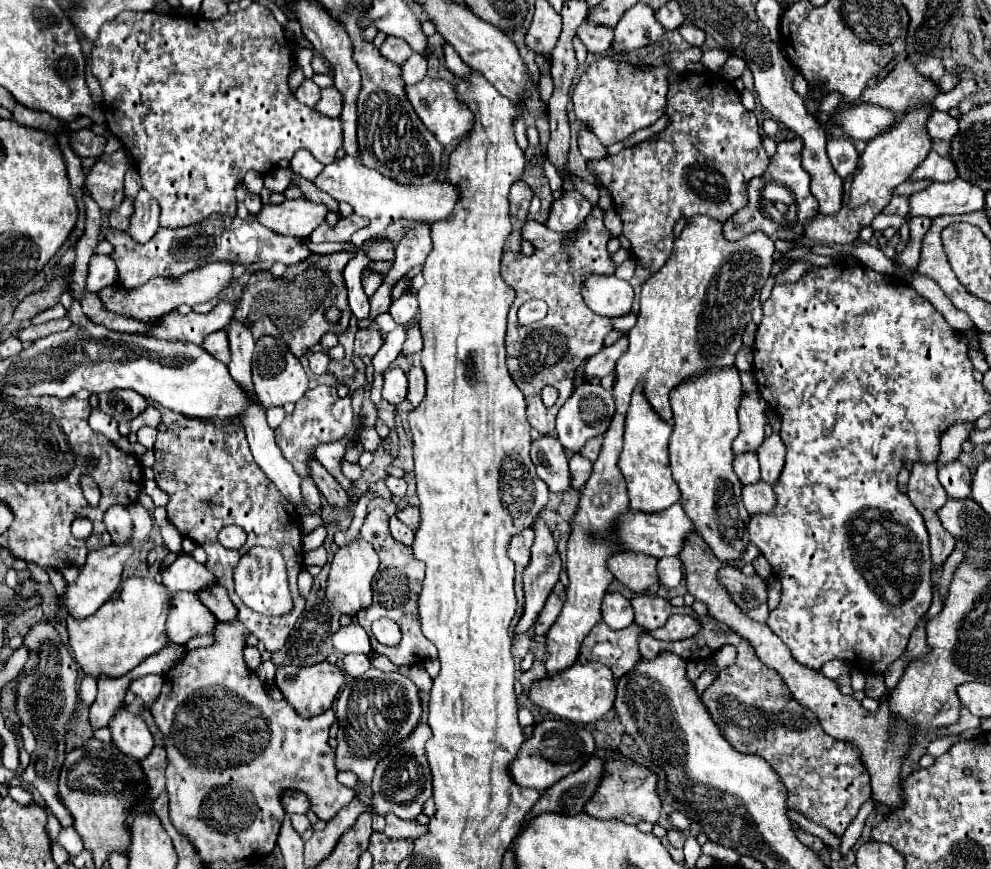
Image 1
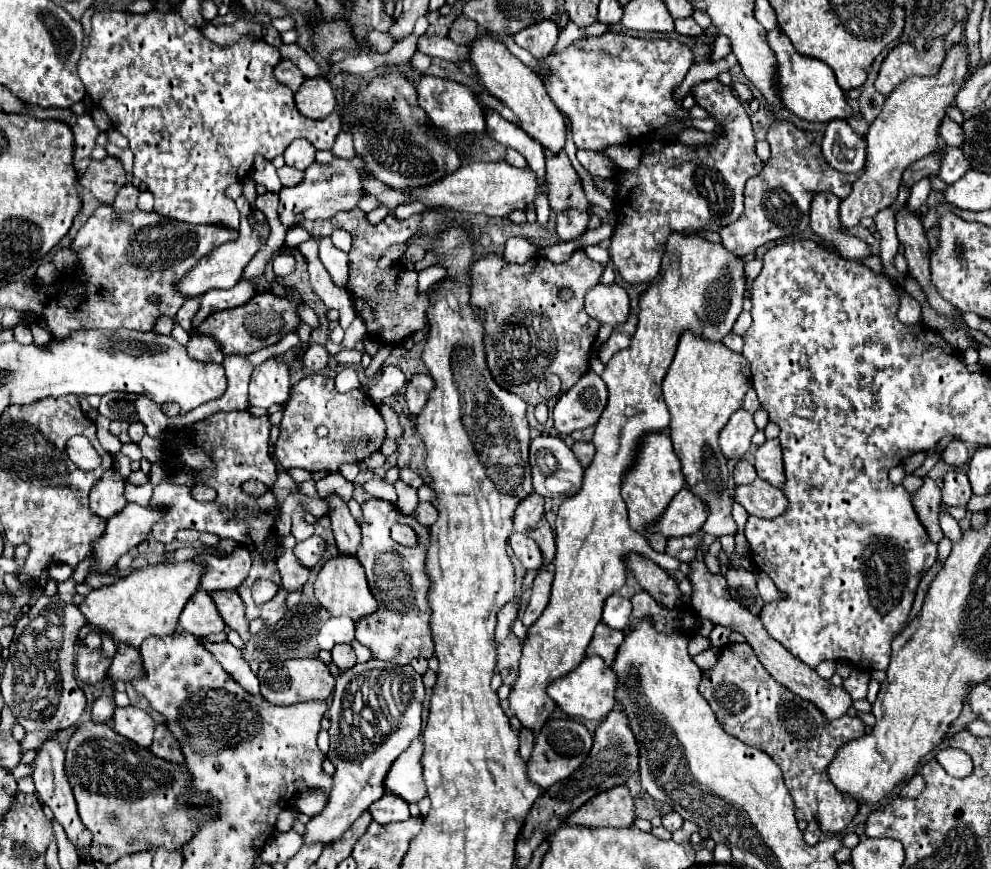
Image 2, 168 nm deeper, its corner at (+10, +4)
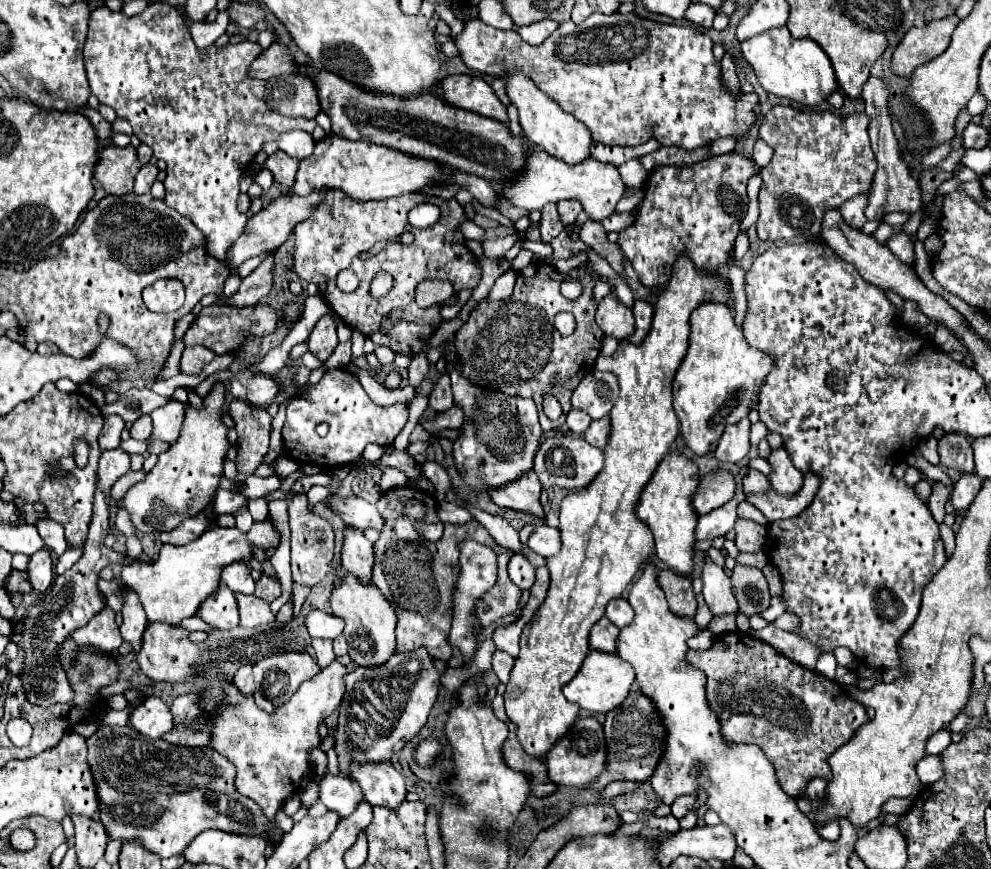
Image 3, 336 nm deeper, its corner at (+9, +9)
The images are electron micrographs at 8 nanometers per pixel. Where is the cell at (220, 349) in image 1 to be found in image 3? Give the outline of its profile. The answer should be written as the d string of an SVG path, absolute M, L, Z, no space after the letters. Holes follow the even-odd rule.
M201 346L185 348L185 352L181 356L181 370L185 374L199 374L213 358L215 358L215 354L209 352L207 348L201 348Z

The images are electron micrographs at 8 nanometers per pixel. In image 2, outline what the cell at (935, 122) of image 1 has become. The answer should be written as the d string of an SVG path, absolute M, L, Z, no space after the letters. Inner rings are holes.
M944 119L940 125L940 137L946 145L950 147L962 147L964 143L964 131L958 123L954 123L952 119Z

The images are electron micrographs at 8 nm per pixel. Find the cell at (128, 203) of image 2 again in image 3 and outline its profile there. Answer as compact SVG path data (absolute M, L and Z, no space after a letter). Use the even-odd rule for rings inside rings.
M145 164L145 166L139 170L139 174L135 176L133 192L137 192L137 194L147 194L147 192L151 190L155 178L157 178L157 172L159 172L157 166L153 166L153 164Z

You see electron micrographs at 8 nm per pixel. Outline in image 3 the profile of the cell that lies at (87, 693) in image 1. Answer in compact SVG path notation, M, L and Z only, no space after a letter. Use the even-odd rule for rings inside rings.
M105 606L97 616L93 616L87 622L87 626L75 630L71 638L77 644L87 644L107 654L117 650L123 642L119 634L119 626L115 624L115 612L109 606Z

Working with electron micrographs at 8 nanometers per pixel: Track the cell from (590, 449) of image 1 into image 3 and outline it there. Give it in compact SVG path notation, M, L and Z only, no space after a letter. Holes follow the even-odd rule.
M571 410L567 414L567 428L569 428L571 434L579 434L581 436L589 428L589 424L591 424L591 418L581 410Z

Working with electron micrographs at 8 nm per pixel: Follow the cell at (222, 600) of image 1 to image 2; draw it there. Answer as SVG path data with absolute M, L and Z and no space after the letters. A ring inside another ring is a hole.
M216 591L212 593L212 599L216 601L216 607L228 627L232 627L244 641L250 639L250 621L244 613L244 603L236 591Z

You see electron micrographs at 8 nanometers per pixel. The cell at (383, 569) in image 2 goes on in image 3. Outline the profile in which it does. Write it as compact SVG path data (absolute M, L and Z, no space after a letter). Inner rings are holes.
M401 486L401 488L391 488L381 494L377 502L377 510L383 516L385 524L381 530L381 538L373 544L375 564L373 564L371 580L381 590L381 594L387 598L387 602L393 606L397 614L397 654L425 648L433 658L445 662L451 658L451 646L447 644L447 636L451 628L449 598L453 594L453 586L459 572L457 542L467 540L467 538L477 540L481 544L491 546L499 558L497 584L491 588L491 592L487 592L481 598L481 602L477 602L477 616L481 618L485 626L507 614L521 616L519 606L517 606L521 590L507 576L507 564L515 552L499 546L477 520L469 520L467 524L445 524L443 536L437 542L421 540L417 532L413 530L413 520L423 518L427 522L439 522L437 512L435 512L437 500L431 494L427 492L421 494L421 492L423 490L417 490L411 486Z

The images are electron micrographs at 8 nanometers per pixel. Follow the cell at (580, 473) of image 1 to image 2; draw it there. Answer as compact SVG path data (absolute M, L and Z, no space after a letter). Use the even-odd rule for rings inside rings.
M576 441L574 445L572 445L572 451L576 453L576 457L580 457L580 463L584 465L584 467L588 467L590 463L592 463L592 457L594 457L594 445L588 441Z

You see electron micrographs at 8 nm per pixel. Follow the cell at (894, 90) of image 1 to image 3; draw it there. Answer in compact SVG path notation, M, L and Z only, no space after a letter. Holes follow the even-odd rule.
M949 16L943 20L933 20L921 28L913 26L893 52L891 58L893 74L901 78L909 78L917 66L943 54L959 22L961 20L957 16Z

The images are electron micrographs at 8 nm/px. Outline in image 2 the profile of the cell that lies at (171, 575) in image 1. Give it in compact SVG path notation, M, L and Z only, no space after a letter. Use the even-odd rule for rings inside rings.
M236 547L232 555L218 559L214 555L198 555L194 559L200 559L206 563L204 581L200 581L202 589L206 591L226 591L226 589L238 589L240 583L248 577L252 559L250 551L246 547Z

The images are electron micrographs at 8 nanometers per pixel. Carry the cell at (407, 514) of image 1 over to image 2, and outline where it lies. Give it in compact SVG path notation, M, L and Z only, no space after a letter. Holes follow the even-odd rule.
M420 503L418 507L416 507L416 511L412 513L412 517L418 517L418 521L422 523L422 525L434 525L434 521L438 519L438 509L432 505L432 503Z

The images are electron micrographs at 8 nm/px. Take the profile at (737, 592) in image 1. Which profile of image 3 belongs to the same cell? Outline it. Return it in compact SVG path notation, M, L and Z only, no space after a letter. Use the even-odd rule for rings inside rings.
M735 564L731 572L731 584L733 584L733 594L739 602L739 610L743 614L753 616L769 608L771 596L769 596L767 580L761 574L761 570L753 566Z

